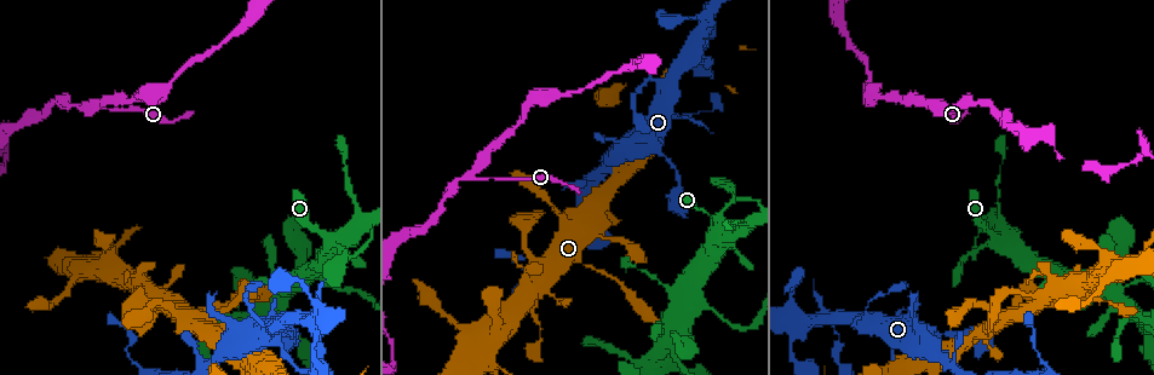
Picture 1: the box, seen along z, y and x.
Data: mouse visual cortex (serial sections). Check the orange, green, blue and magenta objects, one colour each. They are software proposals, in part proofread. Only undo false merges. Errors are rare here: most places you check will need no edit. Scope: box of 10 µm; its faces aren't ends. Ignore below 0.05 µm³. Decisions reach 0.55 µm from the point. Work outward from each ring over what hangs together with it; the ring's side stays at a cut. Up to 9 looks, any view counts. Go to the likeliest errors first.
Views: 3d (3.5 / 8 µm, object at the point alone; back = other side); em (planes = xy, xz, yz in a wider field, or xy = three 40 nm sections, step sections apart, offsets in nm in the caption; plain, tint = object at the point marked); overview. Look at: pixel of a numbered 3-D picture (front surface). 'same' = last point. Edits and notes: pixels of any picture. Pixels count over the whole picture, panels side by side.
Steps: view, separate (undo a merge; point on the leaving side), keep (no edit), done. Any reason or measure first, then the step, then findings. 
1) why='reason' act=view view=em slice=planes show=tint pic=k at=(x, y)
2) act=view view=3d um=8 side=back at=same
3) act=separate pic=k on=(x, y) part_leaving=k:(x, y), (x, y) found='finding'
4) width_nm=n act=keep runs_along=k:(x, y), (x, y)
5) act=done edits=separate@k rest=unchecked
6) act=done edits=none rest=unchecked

why='sudden change in width' act=view view=3d um=3.5 pic=1 at=(853, 324)

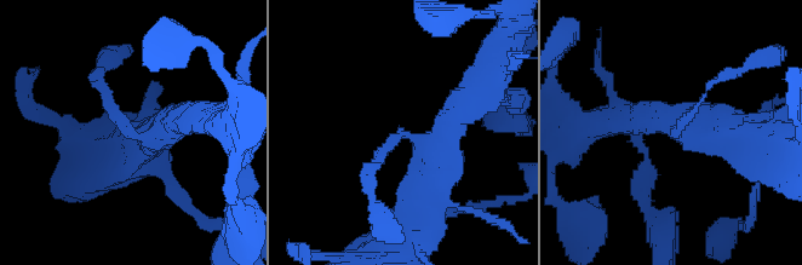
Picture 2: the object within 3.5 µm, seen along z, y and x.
act=keep runs_along=2:(156, 133), (137, 137), (97, 74) found='one cell here'

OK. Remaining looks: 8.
why='sudden change in width' act=view view=3d um=3.5 pic=1 at=(951, 107)

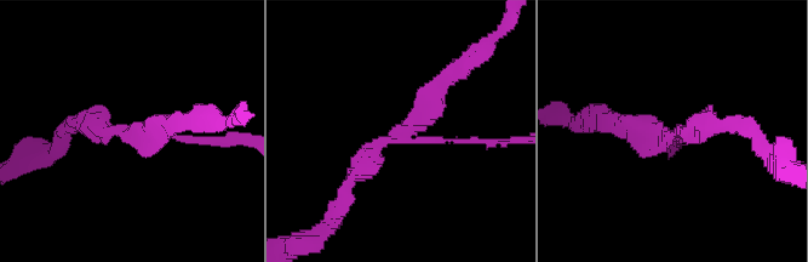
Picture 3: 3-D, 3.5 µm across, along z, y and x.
act=view view=em slice=xy step=3 show=tint pic=3 at=(419, 141)

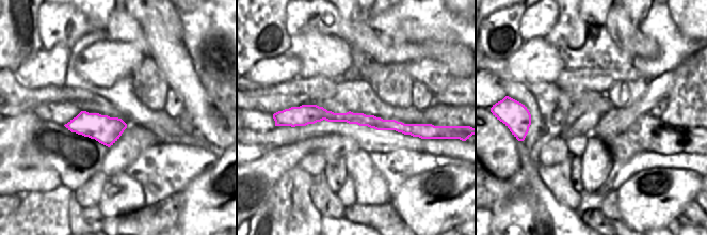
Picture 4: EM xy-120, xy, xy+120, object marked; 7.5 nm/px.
why='another direction' act=view view=em slice=xy step=2 show=tint at=same

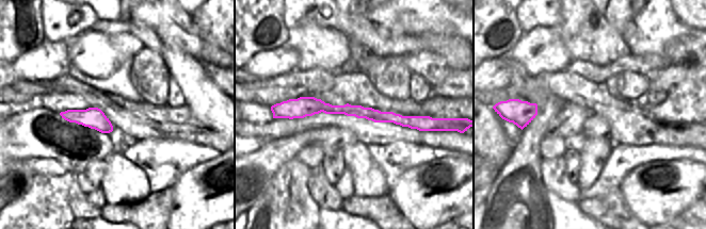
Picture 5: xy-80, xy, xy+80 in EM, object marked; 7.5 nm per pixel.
act=keep runs_along=3:(503, 143), (422, 140), (410, 131), (447, 78) found='all the same cell'

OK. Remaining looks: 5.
act=view view=3d um=3.5 pic=1 at=(723, 226)

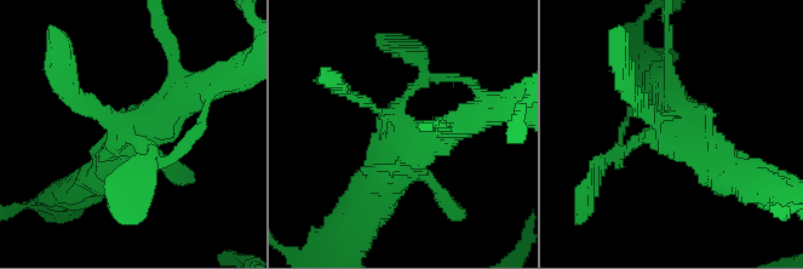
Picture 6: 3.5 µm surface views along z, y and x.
why='now the EM' act=view view=em slice=xy step=5 show=tint pic=6 at=(402, 133)

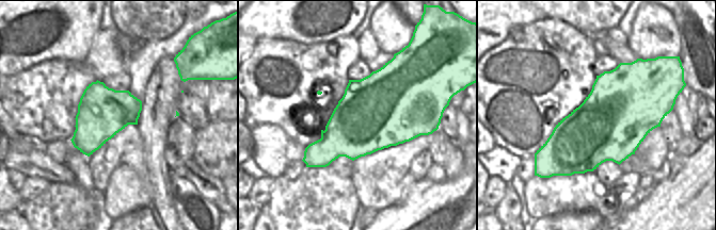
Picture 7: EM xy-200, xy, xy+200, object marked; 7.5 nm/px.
act=keep runs_along=6:(635, 93), (733, 172) found='one cell here'

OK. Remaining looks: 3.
why='three arms meet' act=view view=3d um=3.5 side=back pic=1 at=(690, 292)

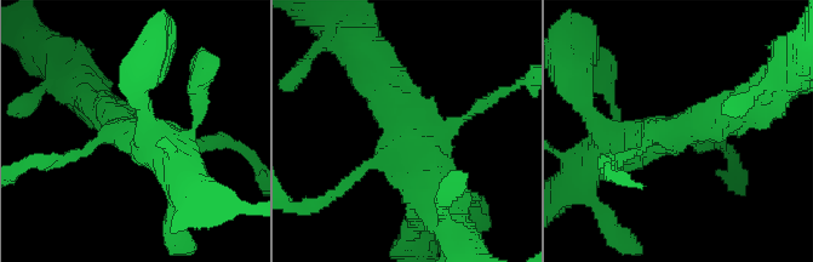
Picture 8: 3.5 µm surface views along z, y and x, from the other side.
why='now the EM' act=view view=em slice=xy step=3 show=tint pic=8 at=(674, 133)

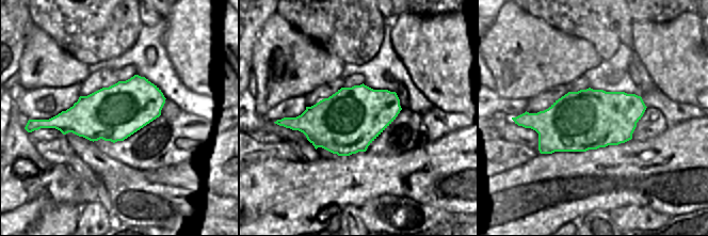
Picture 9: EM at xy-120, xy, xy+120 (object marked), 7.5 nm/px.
act=keep found='continuous, no second cell'

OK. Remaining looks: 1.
act=done edits=none rest=unchecked

